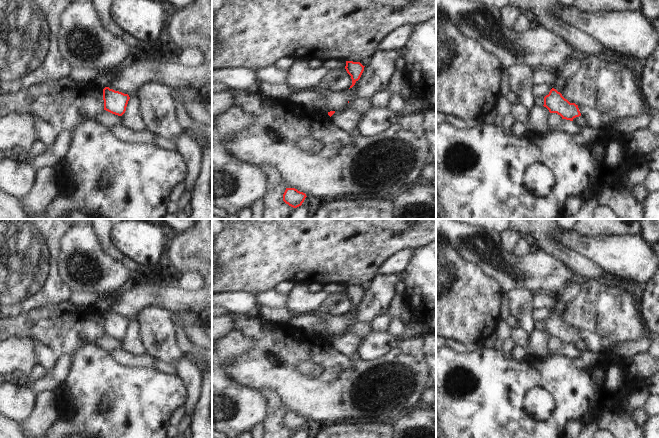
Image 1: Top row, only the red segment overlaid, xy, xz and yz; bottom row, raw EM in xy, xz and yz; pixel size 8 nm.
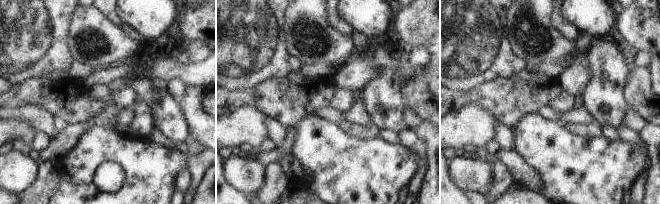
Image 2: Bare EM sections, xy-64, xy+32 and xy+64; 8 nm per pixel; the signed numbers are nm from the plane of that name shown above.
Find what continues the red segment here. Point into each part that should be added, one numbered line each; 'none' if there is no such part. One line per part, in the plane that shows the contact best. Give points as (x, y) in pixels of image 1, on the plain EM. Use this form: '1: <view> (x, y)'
none

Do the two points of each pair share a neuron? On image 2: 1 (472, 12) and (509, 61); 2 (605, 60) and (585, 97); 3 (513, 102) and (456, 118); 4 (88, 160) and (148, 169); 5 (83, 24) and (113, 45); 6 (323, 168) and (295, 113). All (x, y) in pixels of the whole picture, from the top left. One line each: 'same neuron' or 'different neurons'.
1: same neuron
2: same neuron
3: different neurons
4: same neuron
5: same neuron
6: different neurons

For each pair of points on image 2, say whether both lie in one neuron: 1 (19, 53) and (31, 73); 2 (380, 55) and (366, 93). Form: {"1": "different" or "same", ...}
{"1": "same", "2": "same"}

